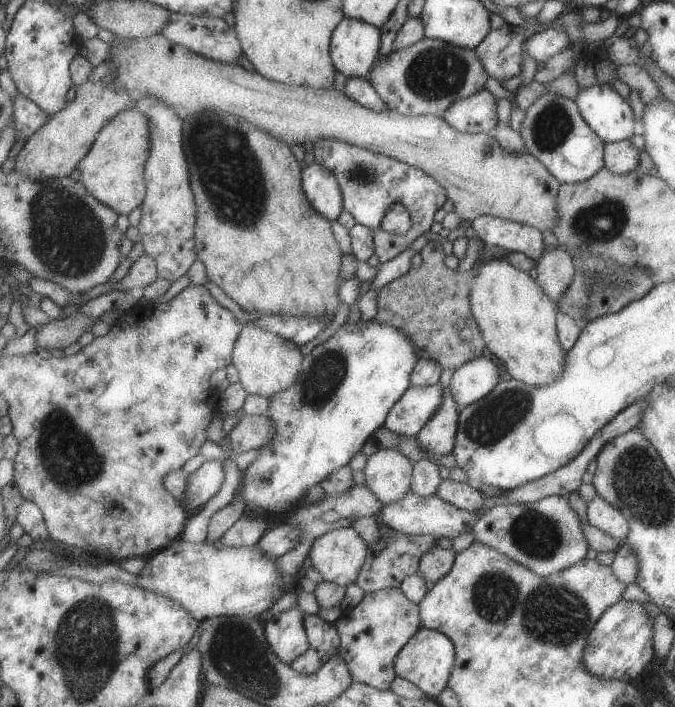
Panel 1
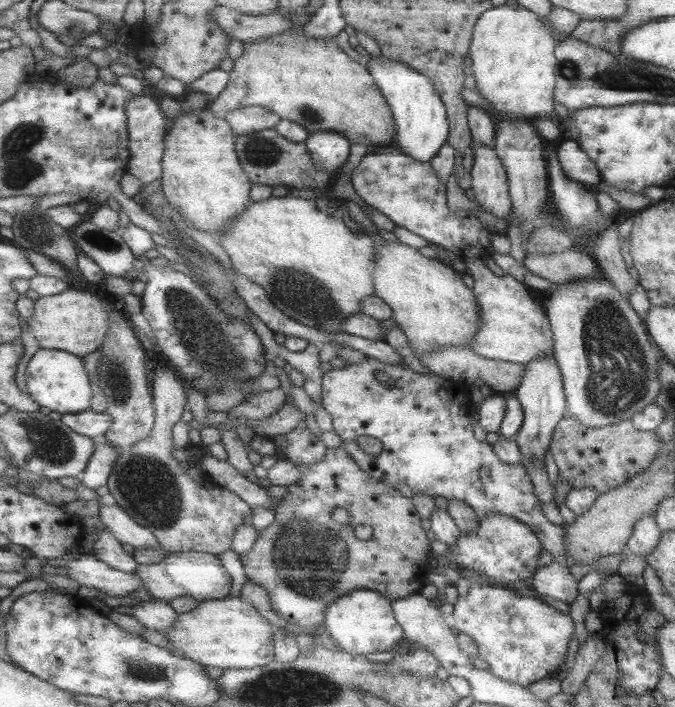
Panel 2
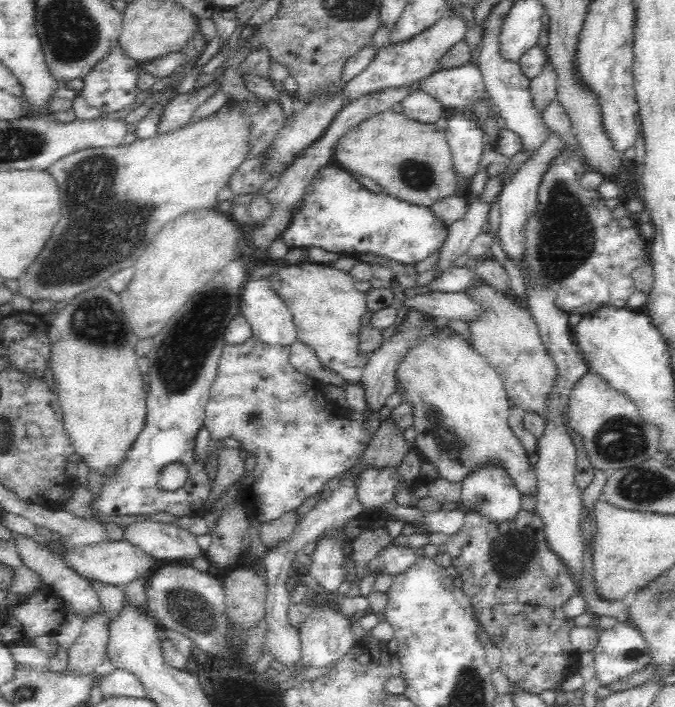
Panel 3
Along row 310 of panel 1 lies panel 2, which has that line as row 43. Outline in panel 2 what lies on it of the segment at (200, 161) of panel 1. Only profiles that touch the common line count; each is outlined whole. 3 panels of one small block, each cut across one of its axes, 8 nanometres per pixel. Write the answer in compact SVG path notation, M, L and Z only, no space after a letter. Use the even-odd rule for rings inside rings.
M297 27L261 42L245 42L244 45L242 55L235 59L236 65L230 73L227 89L209 105L217 118L226 118L230 112L241 107L262 106L276 112L282 119L301 124L312 133L333 130L346 136L352 143L366 145L368 150L397 146L398 124L388 100L365 63L353 60L345 50L339 48L335 38L311 38Z

